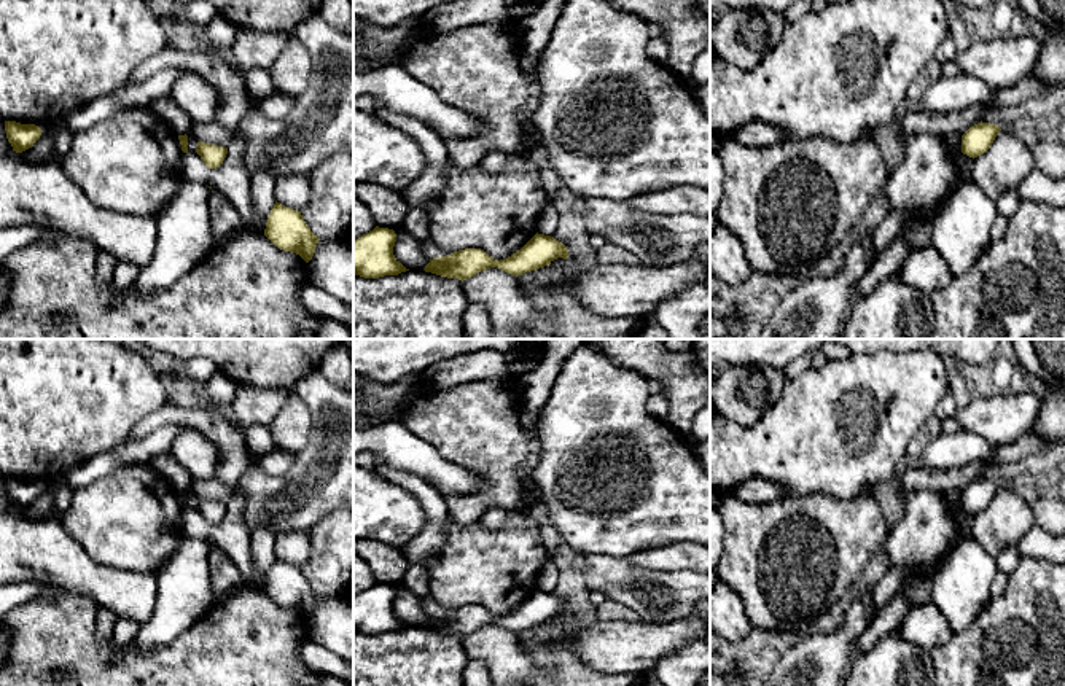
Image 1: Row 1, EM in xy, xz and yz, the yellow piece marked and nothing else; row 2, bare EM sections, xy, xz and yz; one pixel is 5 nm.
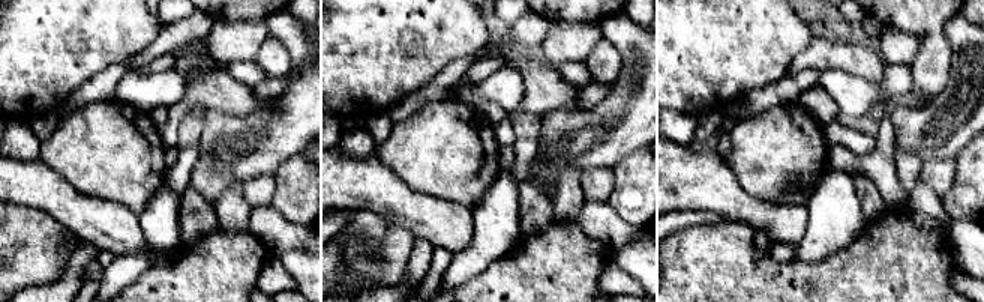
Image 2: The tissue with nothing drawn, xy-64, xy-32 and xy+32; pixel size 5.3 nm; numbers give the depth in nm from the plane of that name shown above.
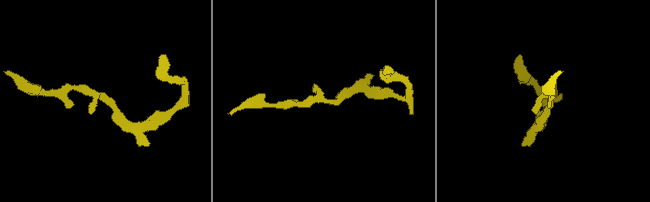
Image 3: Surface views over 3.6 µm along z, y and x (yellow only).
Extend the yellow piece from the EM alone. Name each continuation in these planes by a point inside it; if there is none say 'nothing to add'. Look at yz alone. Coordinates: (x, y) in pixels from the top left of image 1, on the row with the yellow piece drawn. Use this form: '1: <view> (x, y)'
nothing to add

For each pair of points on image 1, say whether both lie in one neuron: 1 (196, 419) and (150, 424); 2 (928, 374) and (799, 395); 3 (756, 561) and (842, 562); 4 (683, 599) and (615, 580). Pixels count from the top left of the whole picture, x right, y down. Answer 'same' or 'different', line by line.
1: same
2: same
3: same
4: same

